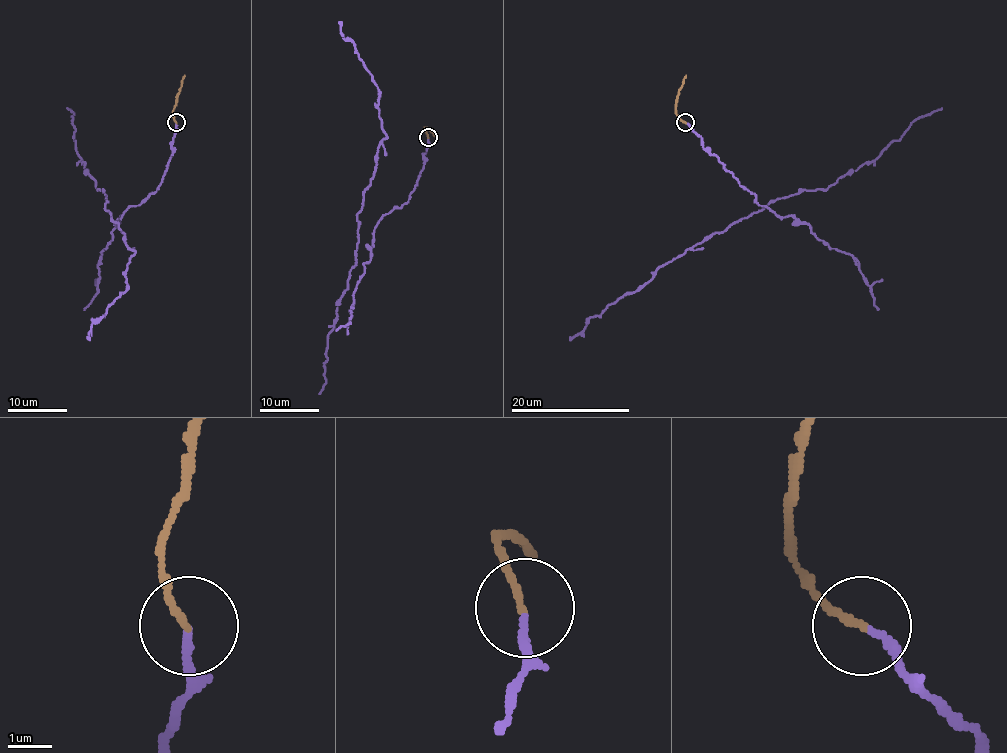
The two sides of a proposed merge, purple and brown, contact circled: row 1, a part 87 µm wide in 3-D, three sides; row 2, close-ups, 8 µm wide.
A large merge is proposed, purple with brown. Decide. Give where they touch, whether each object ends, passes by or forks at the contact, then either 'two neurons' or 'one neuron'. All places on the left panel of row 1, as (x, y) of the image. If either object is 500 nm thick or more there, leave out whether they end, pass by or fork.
place (176, 122); purple ends; brown ends; one neuron

